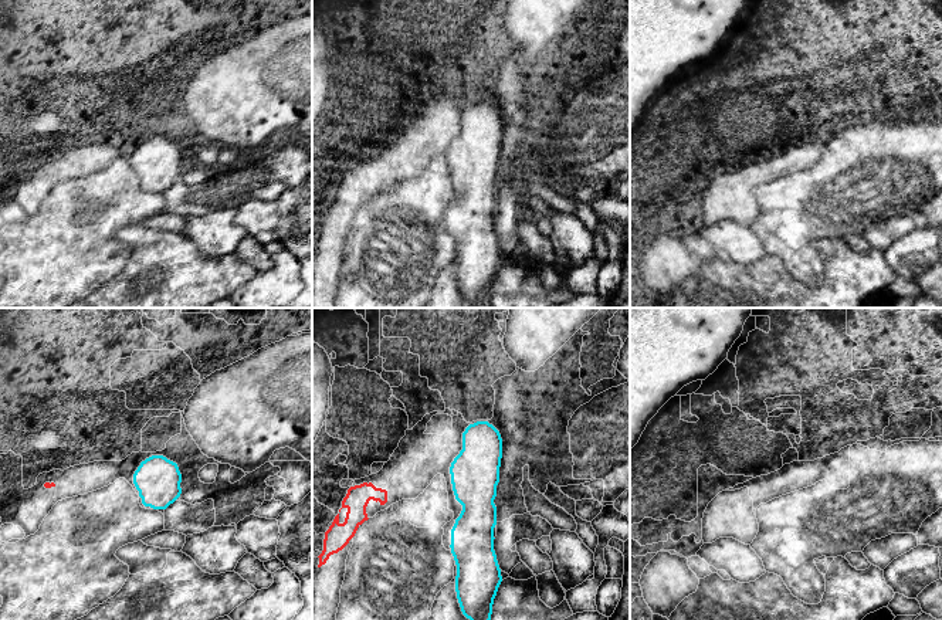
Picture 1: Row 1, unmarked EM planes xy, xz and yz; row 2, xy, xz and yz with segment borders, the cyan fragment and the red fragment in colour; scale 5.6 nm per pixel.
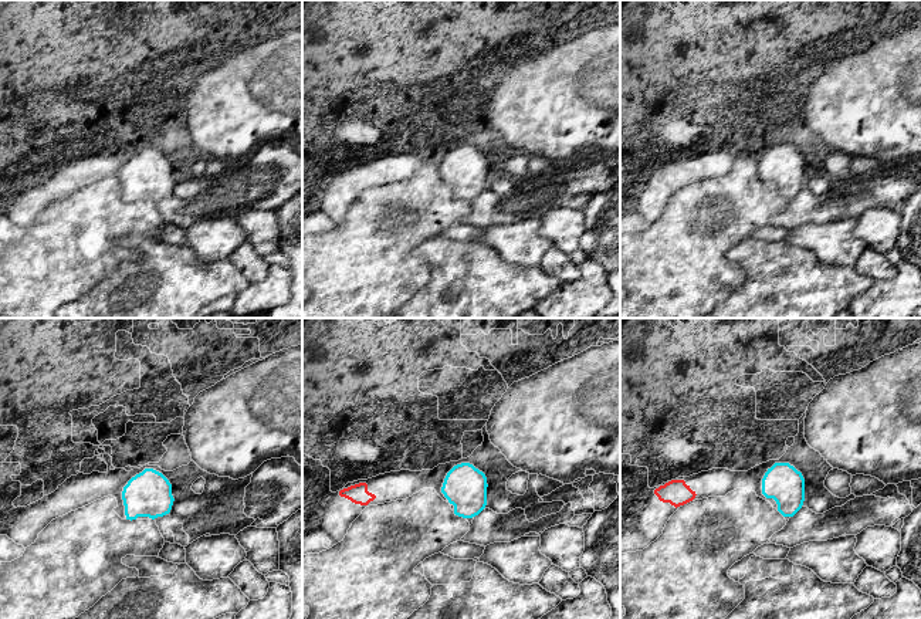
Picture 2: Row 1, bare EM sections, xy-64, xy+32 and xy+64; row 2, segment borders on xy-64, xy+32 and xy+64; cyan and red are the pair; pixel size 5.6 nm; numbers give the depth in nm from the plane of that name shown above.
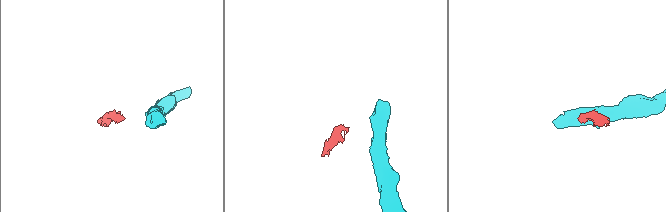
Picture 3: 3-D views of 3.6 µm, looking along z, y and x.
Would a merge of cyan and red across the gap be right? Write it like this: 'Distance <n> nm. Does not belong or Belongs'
Distance 380 nm. Does not belong

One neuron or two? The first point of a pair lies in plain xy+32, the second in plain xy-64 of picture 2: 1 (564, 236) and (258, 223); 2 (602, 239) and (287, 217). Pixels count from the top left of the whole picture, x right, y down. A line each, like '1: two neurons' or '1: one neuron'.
1: one neuron
2: one neuron

